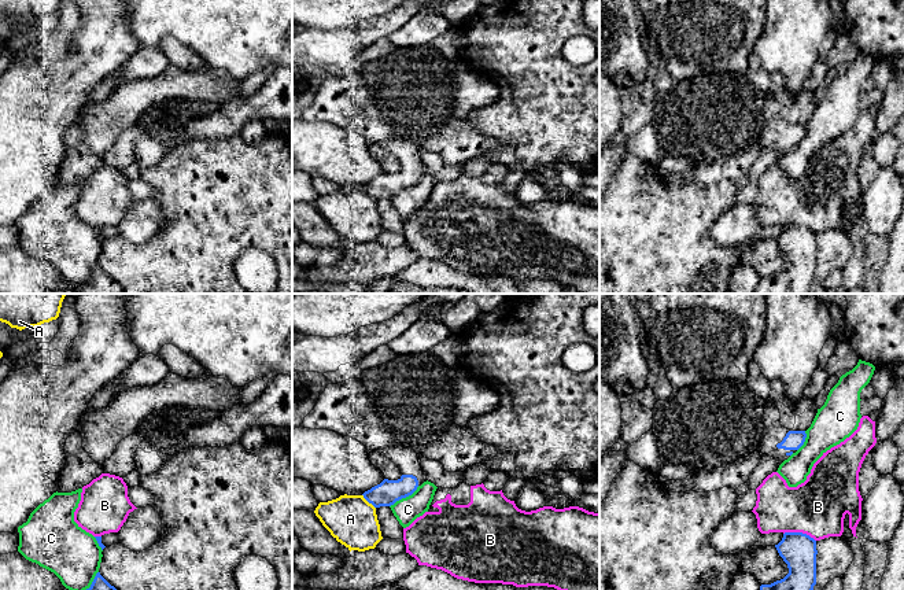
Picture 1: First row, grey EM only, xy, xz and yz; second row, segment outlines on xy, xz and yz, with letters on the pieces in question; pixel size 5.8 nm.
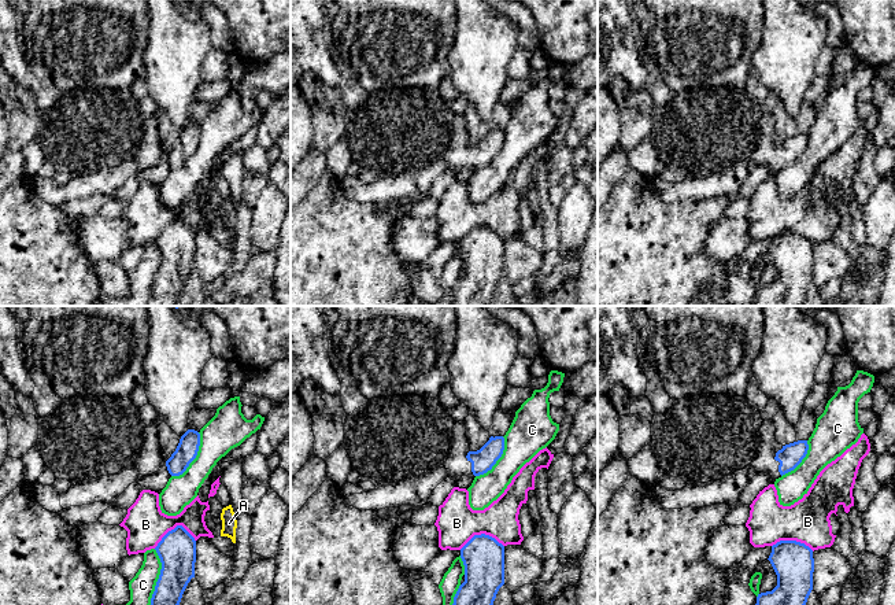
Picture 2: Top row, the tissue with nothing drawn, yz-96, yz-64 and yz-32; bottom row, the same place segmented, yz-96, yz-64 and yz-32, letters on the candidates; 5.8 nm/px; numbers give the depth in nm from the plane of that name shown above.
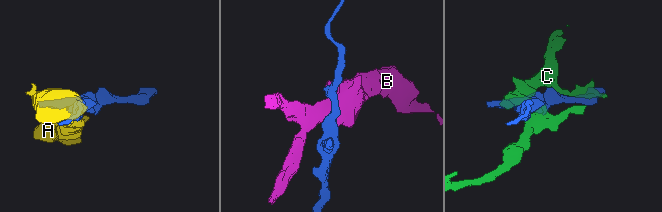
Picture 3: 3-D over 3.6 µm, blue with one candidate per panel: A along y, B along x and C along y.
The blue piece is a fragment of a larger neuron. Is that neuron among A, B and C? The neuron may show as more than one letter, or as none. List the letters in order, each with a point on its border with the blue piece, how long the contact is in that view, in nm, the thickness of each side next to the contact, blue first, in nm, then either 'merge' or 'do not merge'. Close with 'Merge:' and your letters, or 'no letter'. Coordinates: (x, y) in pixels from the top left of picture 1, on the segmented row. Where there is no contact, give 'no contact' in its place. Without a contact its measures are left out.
A: meets blue in xz at (368, 501); contact 120 nm long; 150 nm thick on the blue side, 280 nm on the other; do not merge
B: meets blue in yz at (800, 533); contact 200 nm long; 200 nm thick on the blue side, 340 nm on the other; do not merge
C: meets blue in xz at (403, 497); contact 220 nm long; 150 nm thick on the blue side, 150 nm on the other; do not merge
Merge: no letter

